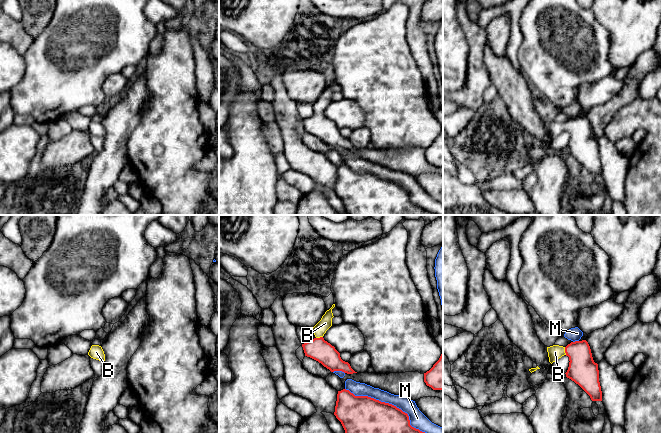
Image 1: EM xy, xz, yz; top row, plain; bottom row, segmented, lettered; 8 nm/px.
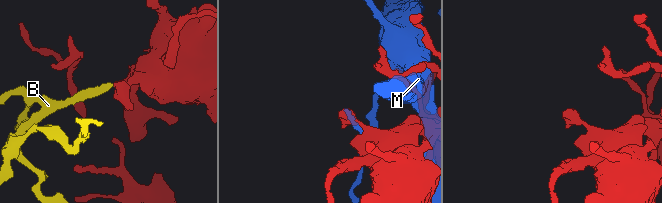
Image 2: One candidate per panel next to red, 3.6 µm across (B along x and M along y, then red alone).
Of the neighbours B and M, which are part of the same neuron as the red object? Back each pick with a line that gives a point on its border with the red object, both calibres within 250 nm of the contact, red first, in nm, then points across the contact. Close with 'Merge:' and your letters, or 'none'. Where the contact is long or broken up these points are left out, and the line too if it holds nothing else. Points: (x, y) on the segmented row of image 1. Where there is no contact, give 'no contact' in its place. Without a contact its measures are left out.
B: meets red in yz at (565, 351); 220 nm thick on the red side, 120 nm on the other; runs through yz (582, 369), (581, 364), (565, 351), (555, 352)
Merge: B

